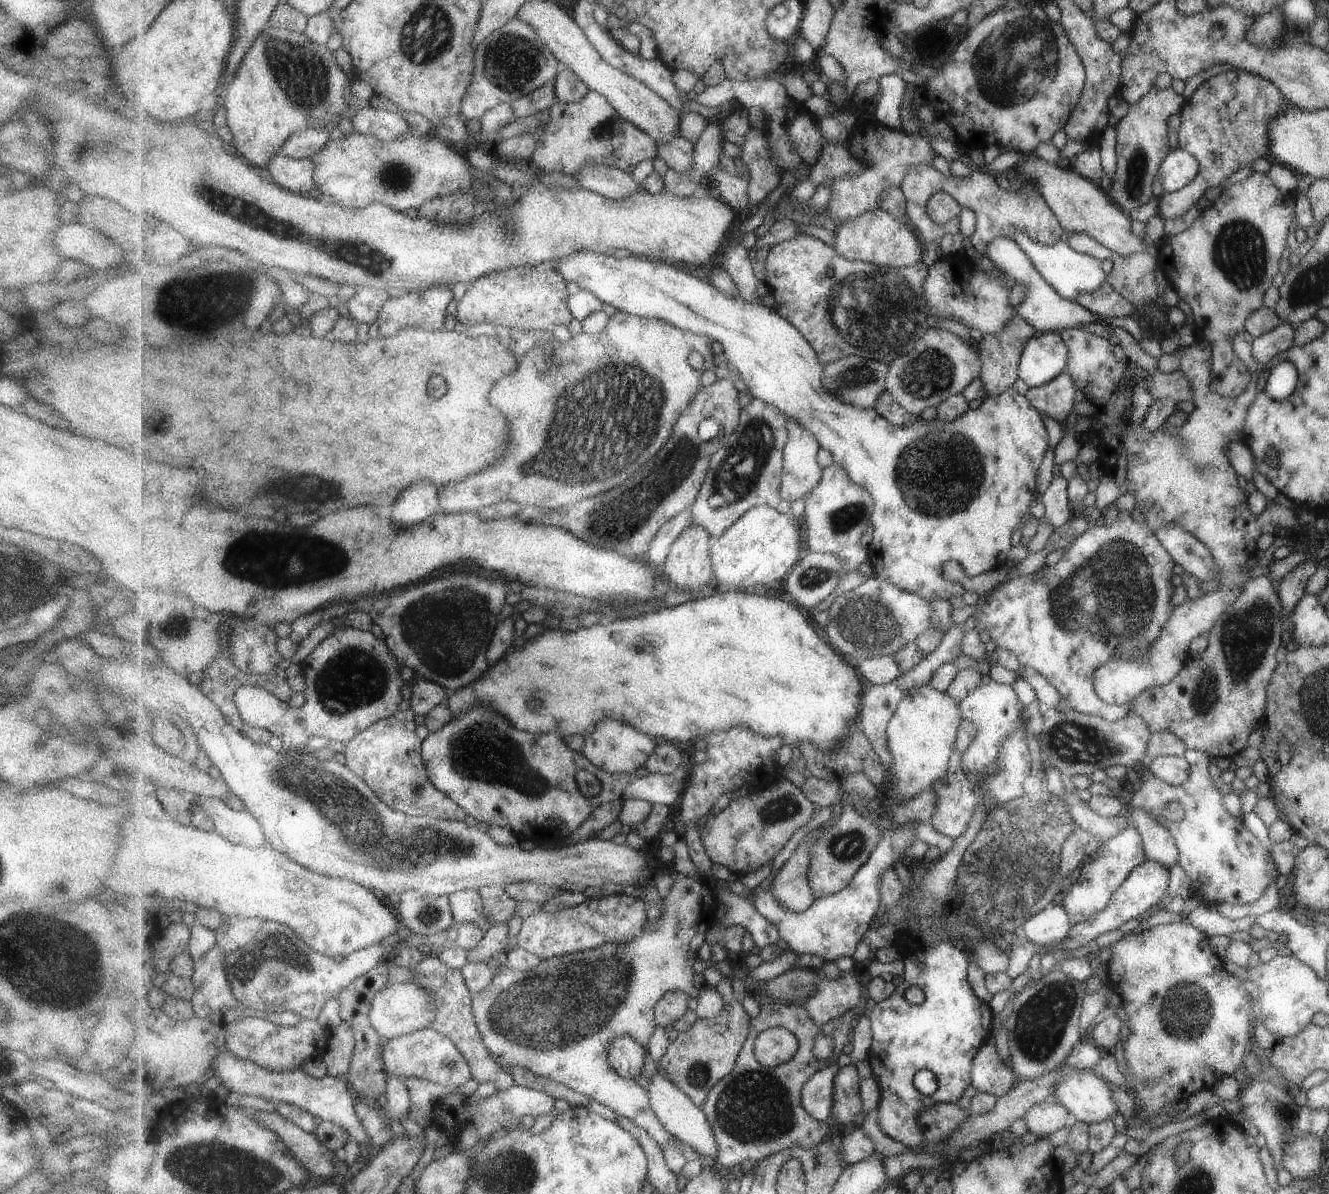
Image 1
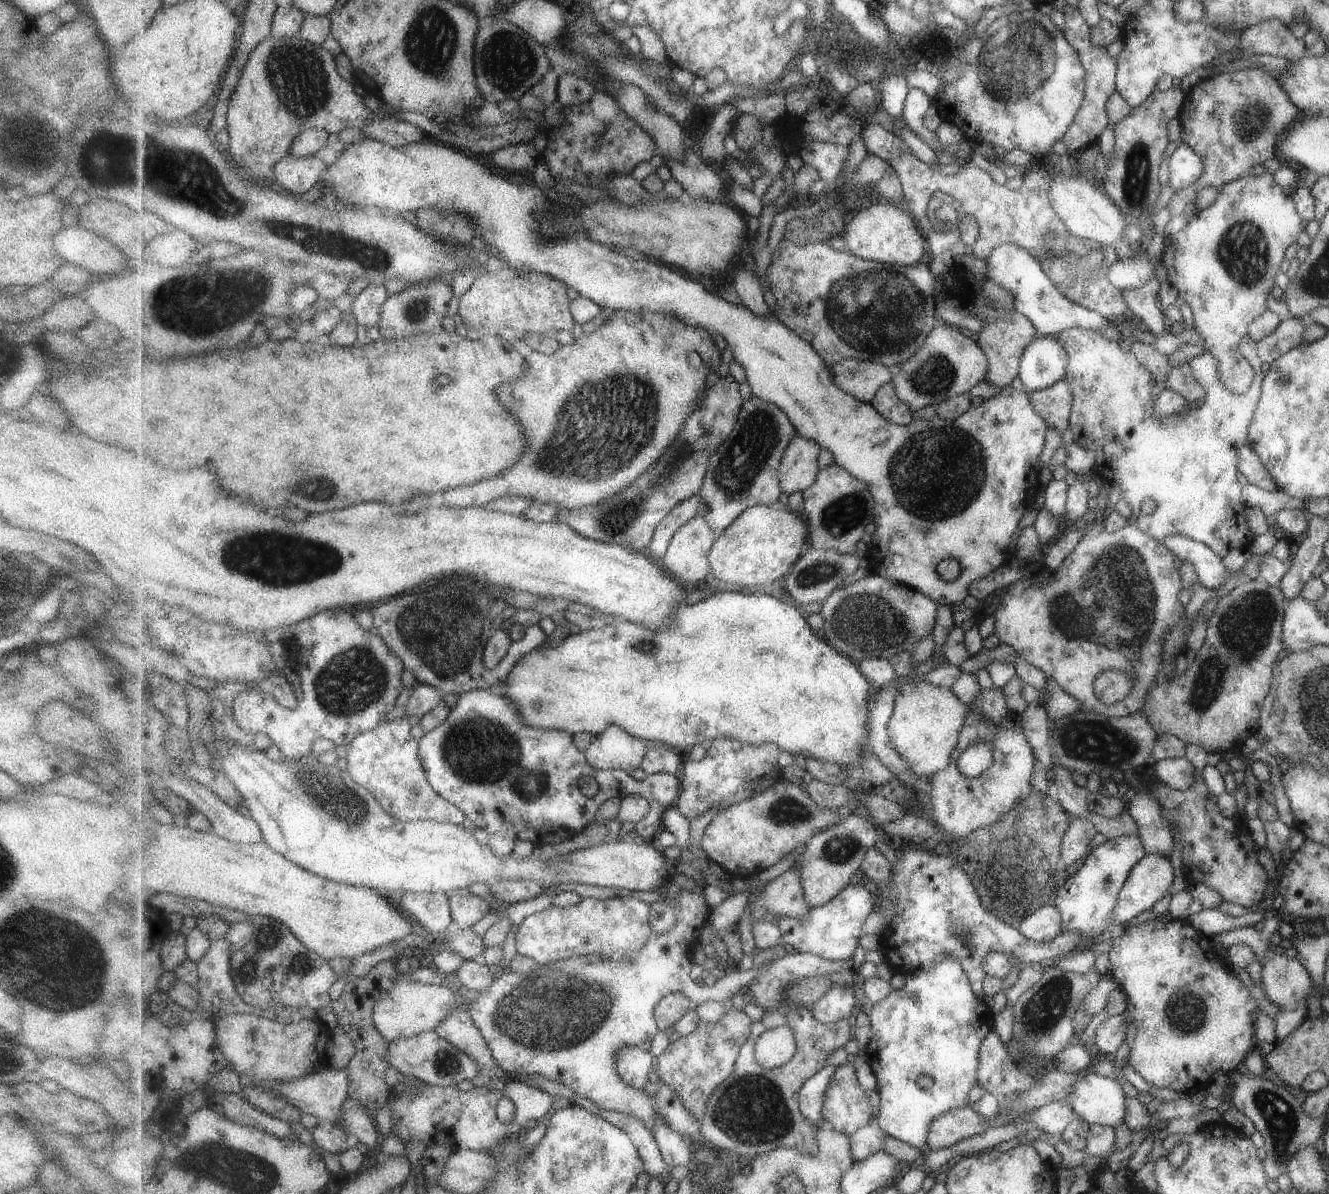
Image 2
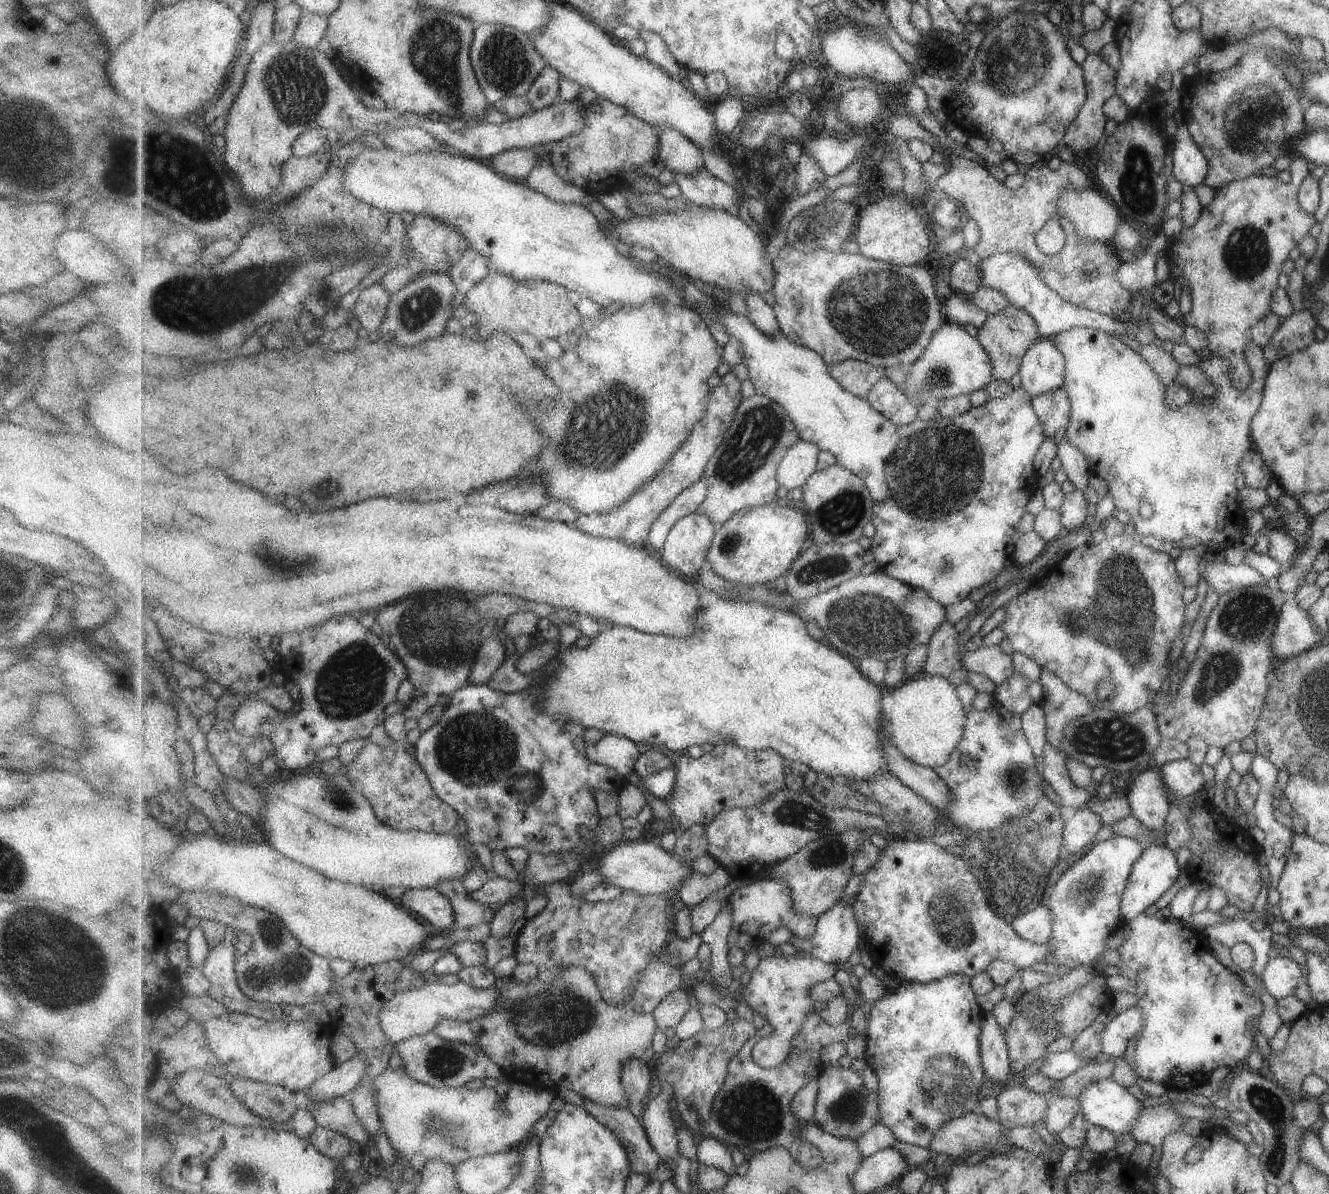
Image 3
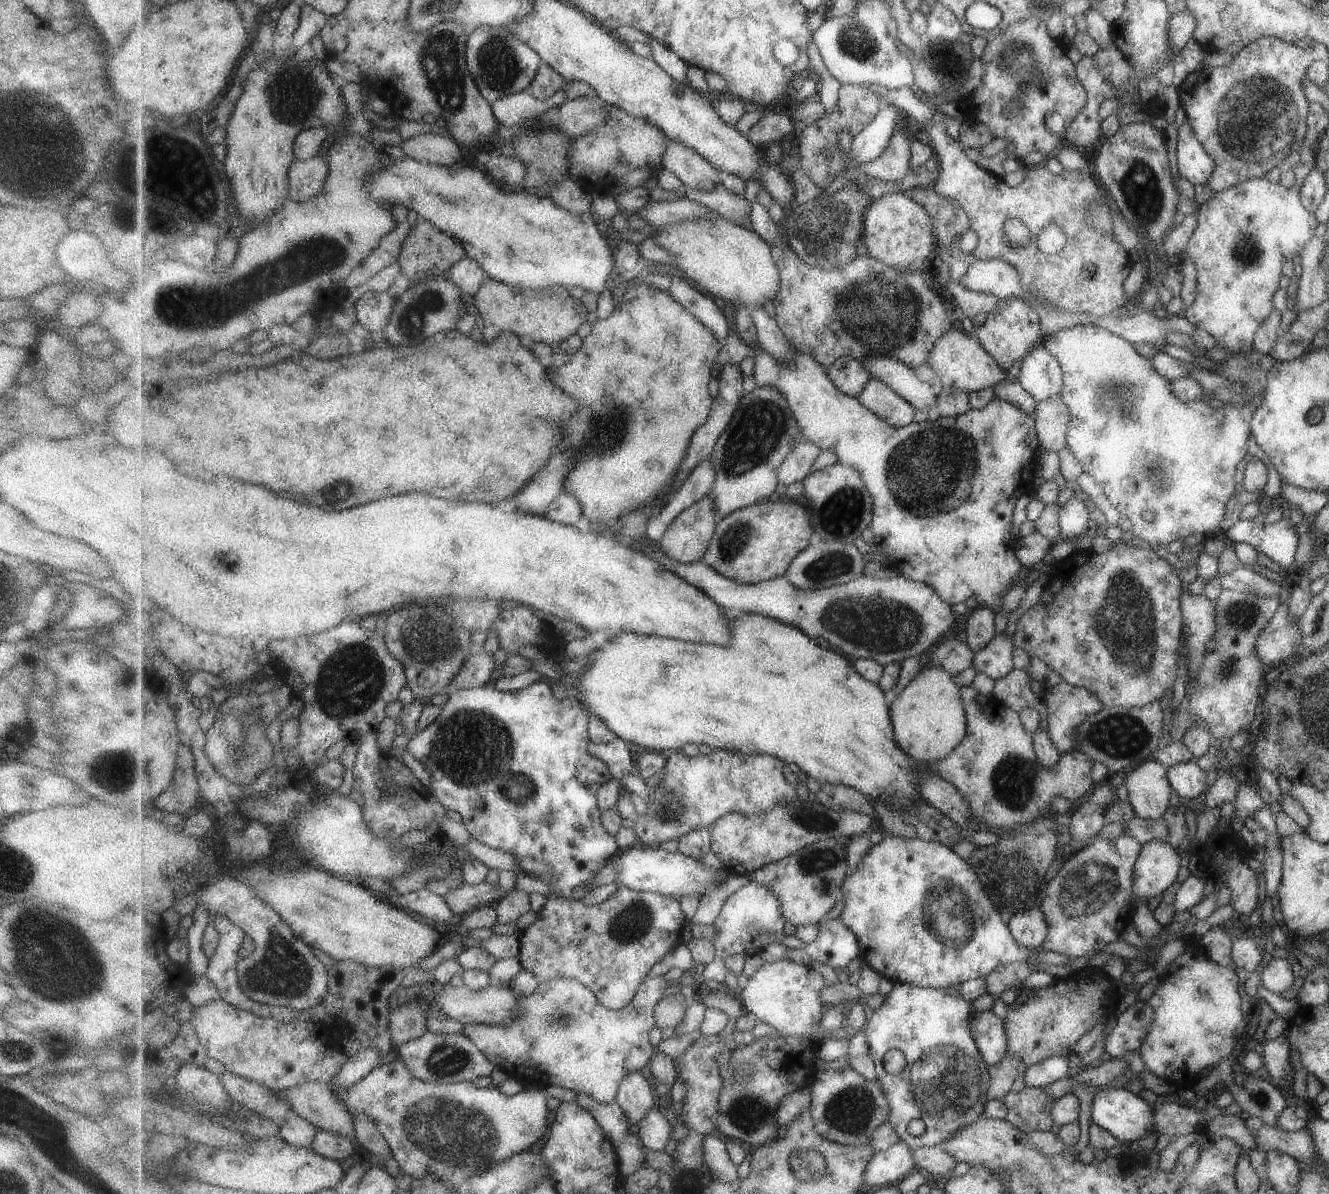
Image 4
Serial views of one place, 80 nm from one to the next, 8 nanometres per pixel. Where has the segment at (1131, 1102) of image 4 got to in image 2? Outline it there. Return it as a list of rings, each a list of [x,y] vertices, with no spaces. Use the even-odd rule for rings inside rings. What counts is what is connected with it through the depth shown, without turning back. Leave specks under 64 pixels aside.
[[[1093,1072],[1076,1080],[1067,1096],[1075,1117],[1088,1125],[1115,1127],[1124,1122],[1126,1095],[1117,1081]]]

